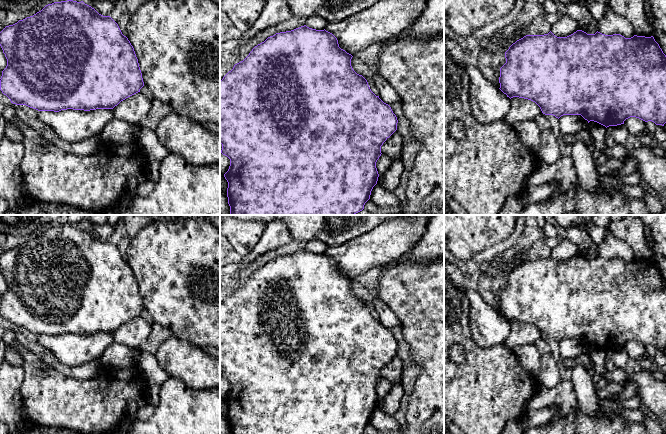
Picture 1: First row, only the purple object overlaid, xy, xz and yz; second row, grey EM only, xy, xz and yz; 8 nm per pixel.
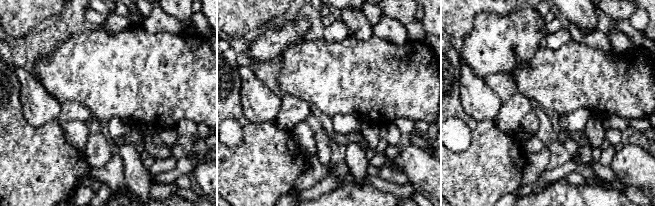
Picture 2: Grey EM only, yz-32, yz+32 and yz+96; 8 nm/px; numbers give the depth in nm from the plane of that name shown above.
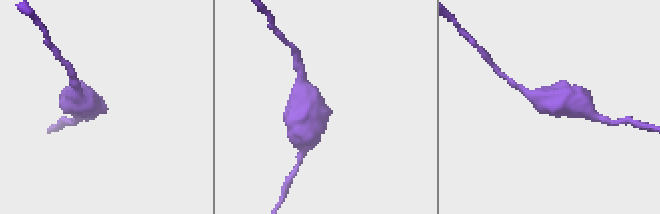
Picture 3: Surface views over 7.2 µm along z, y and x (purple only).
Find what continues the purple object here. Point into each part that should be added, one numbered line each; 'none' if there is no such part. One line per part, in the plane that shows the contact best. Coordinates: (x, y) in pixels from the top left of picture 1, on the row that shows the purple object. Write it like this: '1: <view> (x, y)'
none

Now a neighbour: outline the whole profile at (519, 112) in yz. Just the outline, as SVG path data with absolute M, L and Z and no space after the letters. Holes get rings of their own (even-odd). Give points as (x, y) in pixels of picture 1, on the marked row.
M513 97L510 101L510 110L505 121L512 127L527 120L535 120L542 114L540 107L531 100Z

